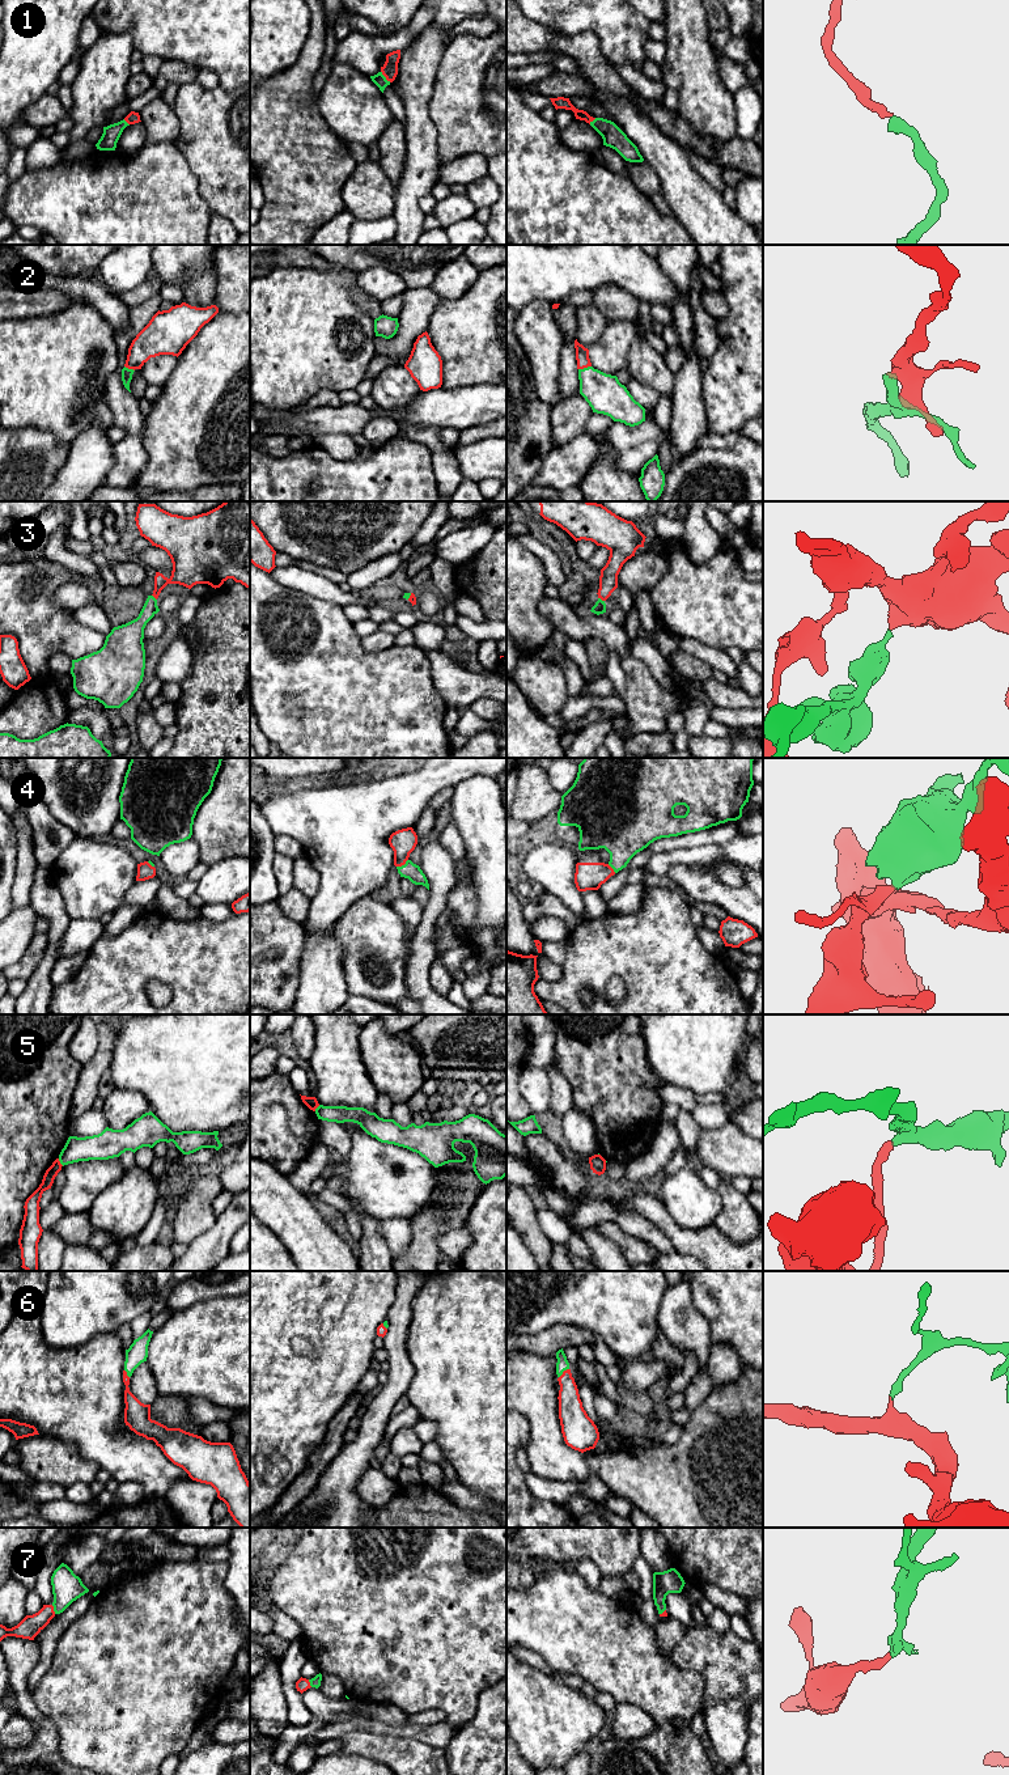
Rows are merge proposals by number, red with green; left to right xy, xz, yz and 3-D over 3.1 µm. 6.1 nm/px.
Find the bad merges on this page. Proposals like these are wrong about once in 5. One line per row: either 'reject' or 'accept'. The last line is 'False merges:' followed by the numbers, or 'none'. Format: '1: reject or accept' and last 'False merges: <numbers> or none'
1: accept
2: accept
3: accept
4: accept
5: reject
6: accept
7: accept
False merges: 5

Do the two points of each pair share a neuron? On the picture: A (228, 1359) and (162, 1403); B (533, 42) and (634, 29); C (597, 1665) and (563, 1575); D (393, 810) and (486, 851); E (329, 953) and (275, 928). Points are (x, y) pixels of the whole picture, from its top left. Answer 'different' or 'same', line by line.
A: different
B: different
C: same
D: different
E: different

